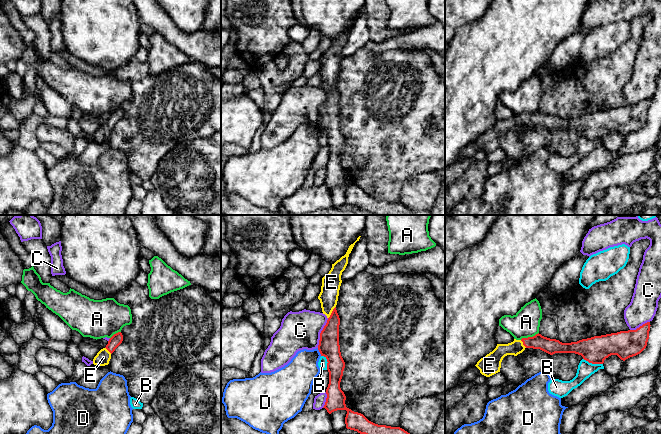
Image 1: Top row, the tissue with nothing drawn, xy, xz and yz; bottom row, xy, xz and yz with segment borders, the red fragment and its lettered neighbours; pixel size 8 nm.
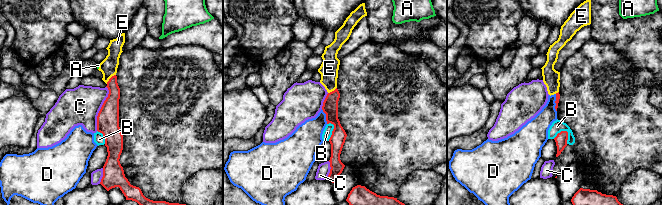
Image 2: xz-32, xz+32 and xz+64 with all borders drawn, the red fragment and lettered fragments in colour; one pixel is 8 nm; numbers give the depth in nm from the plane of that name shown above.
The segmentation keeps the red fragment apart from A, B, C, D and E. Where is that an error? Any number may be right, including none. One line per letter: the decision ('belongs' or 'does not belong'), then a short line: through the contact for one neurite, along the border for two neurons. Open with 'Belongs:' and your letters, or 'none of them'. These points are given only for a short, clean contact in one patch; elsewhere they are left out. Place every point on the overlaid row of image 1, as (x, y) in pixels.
Belongs: E
A: does not belong
B: does not belong; line yz (583, 358), (592, 363), (602, 364)
C: does not belong
D: does not belong; line xz (317, 348), (321, 355)
E: belongs; line xz (329, 337), (332, 327), (332, 312), (331, 282)

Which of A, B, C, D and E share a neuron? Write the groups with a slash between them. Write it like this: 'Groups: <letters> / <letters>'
Groups: A / B / C / D / E

